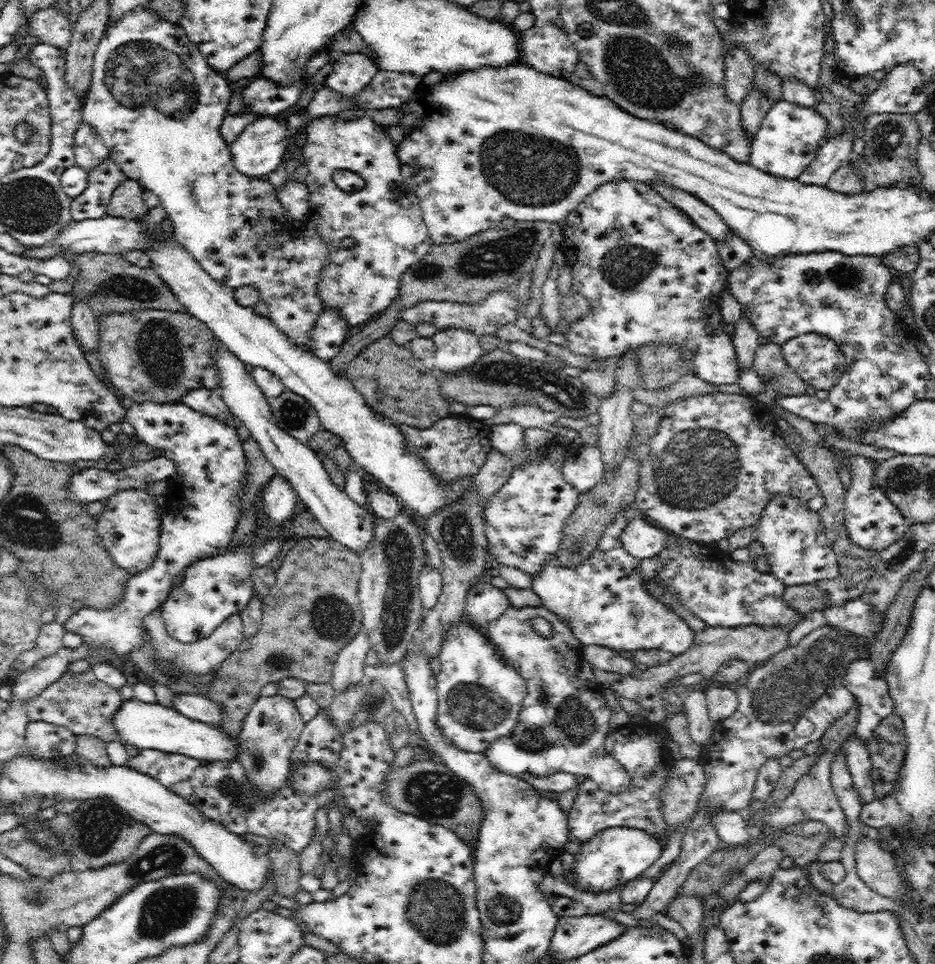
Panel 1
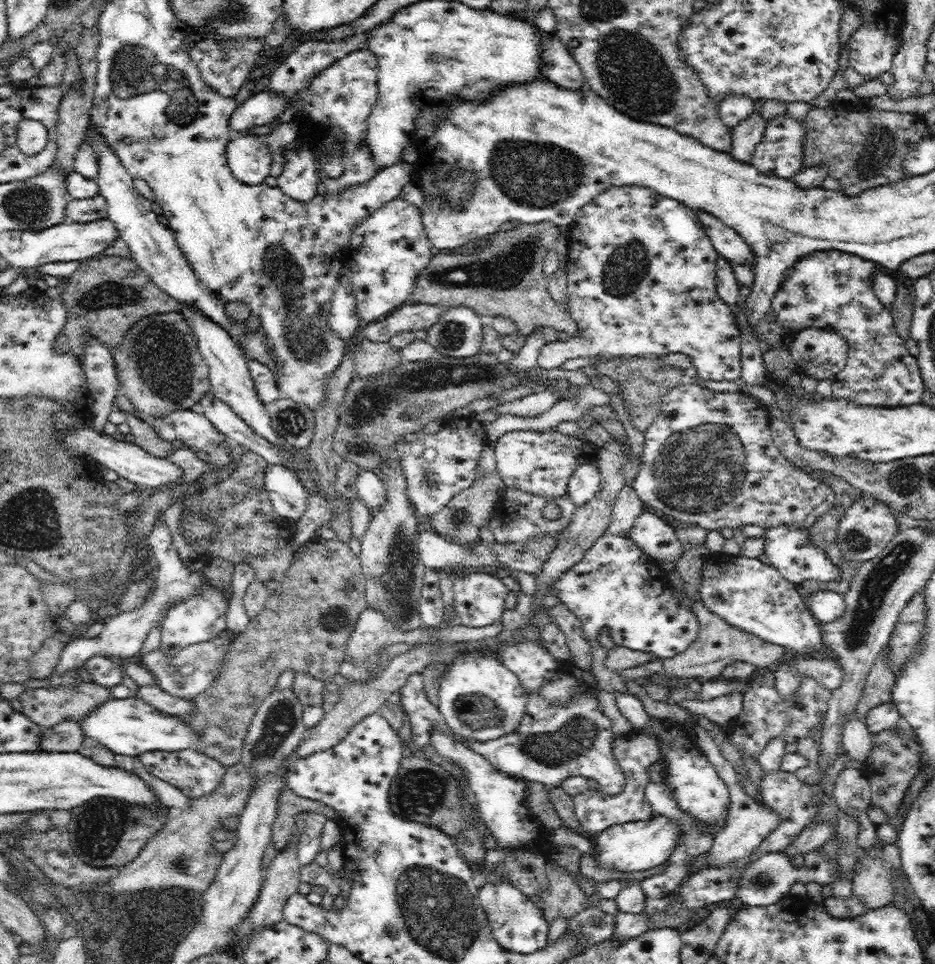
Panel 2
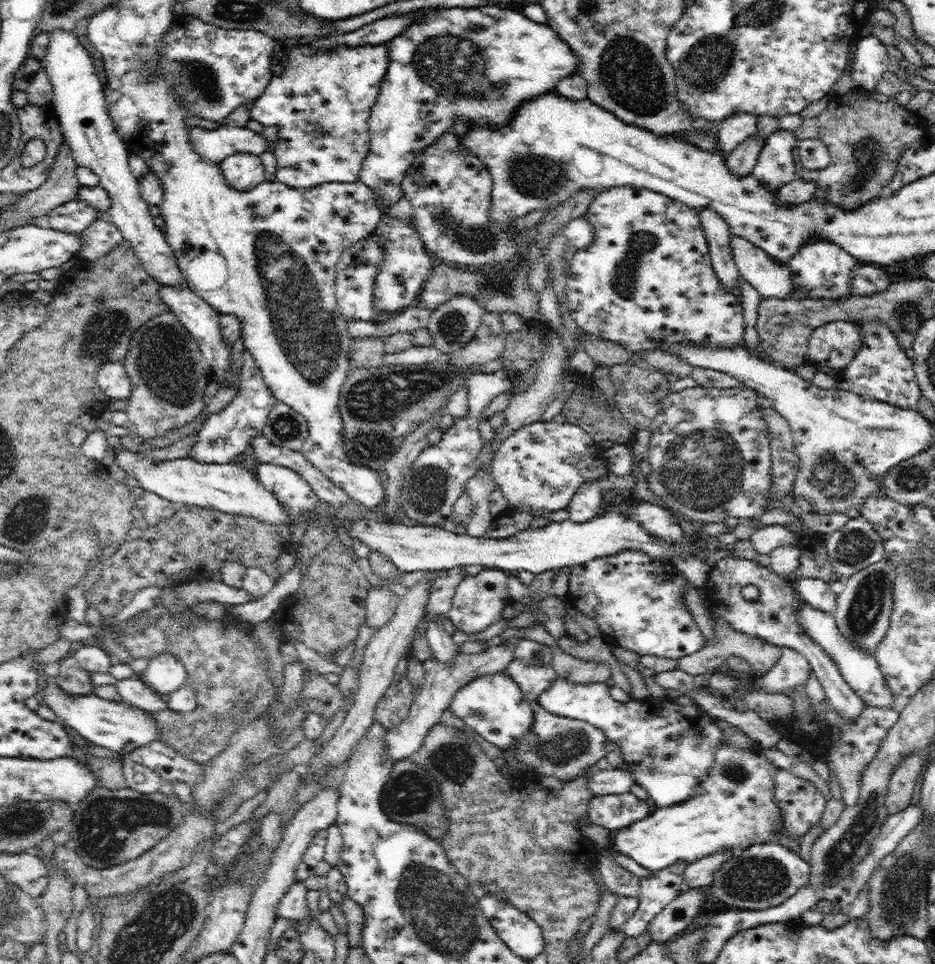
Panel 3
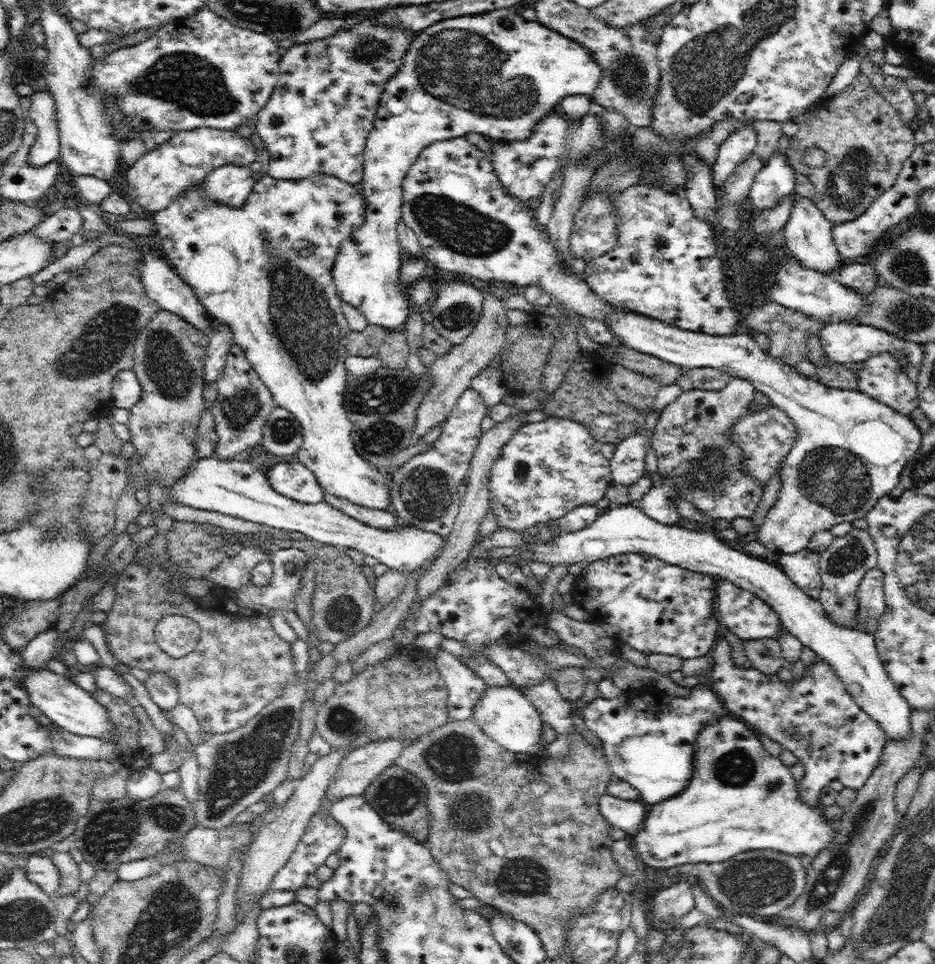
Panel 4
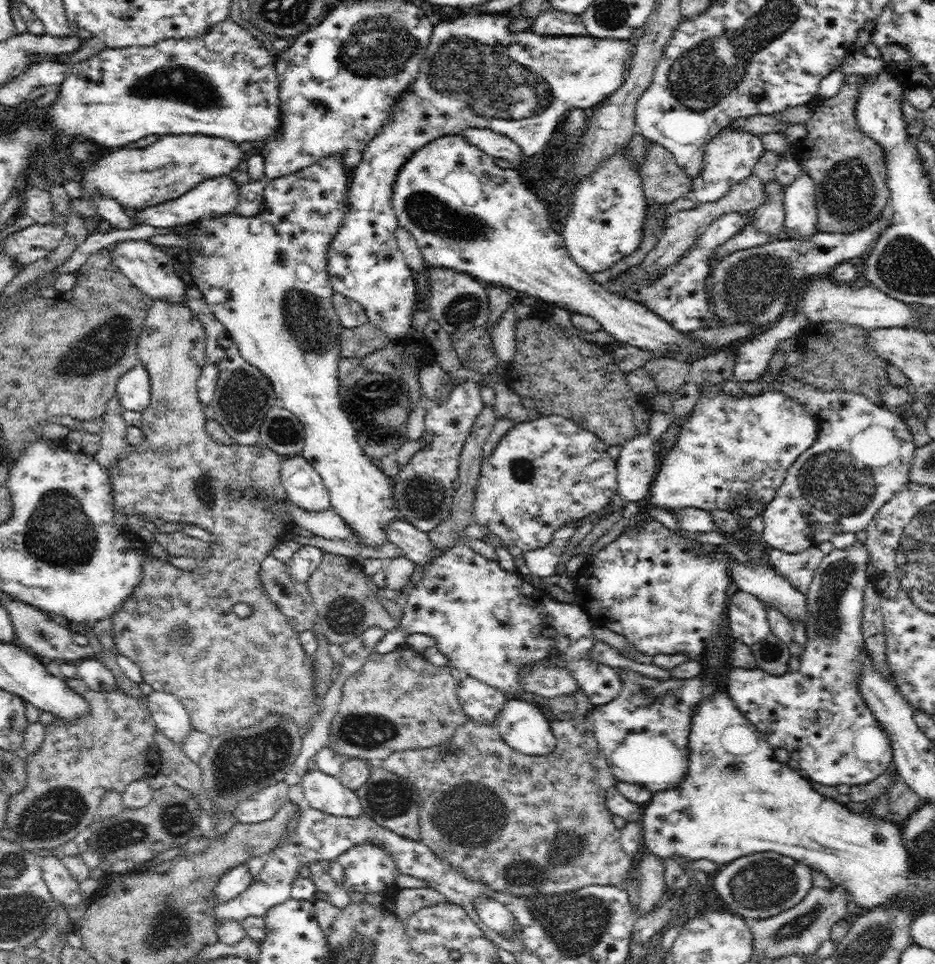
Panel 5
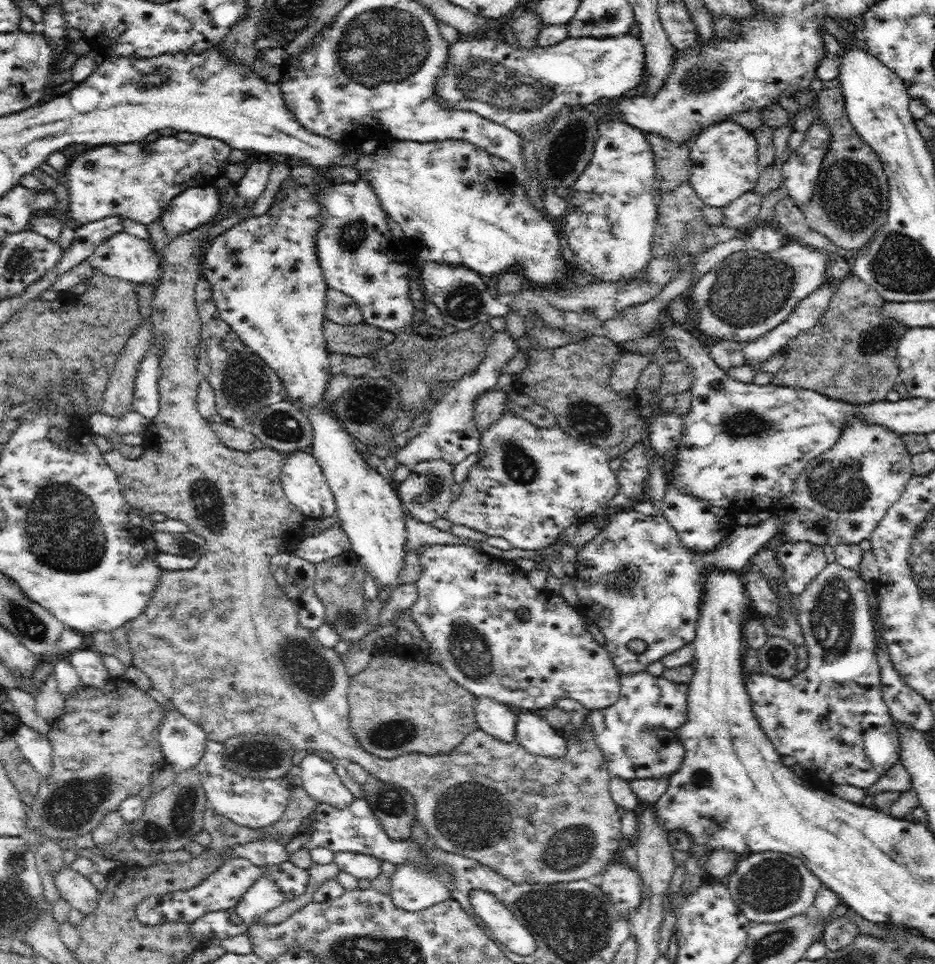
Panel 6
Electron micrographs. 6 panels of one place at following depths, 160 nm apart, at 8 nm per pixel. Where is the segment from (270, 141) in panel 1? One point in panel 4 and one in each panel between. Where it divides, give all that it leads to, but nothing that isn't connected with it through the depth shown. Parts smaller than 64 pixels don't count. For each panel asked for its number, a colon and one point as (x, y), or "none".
2: (249, 157)
3: (242, 171)
4: (232, 185)

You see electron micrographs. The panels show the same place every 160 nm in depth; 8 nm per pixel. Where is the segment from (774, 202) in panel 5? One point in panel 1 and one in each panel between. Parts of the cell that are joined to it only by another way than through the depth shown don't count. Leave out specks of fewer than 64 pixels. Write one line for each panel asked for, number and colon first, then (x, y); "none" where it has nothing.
1: (790, 135)
2: (780, 153)
3: (775, 166)
4: (775, 182)

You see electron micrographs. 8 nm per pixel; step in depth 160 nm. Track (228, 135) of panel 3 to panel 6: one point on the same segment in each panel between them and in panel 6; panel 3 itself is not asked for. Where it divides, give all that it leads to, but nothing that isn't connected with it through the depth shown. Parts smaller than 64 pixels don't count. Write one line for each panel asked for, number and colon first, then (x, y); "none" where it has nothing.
4: (159, 176)
5: (144, 177)
6: (138, 181)

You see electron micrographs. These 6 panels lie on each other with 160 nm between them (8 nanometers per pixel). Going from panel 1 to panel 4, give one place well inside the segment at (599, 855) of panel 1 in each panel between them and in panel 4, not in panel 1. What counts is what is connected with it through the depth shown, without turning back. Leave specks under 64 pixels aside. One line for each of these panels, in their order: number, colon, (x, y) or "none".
2: (630, 847)
3: (734, 807)
4: (740, 798)

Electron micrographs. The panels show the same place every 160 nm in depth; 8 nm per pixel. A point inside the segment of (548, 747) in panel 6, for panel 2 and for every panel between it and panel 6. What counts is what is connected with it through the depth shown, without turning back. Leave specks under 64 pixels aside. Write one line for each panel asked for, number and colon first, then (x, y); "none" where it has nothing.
2: (480, 699)
3: (493, 705)
4: (504, 713)
5: (522, 725)

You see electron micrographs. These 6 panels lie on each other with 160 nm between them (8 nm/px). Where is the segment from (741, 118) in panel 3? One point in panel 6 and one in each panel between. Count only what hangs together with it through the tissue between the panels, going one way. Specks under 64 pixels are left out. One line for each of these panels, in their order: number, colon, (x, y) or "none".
4: (739, 145)
5: (730, 157)
6: (724, 156)

